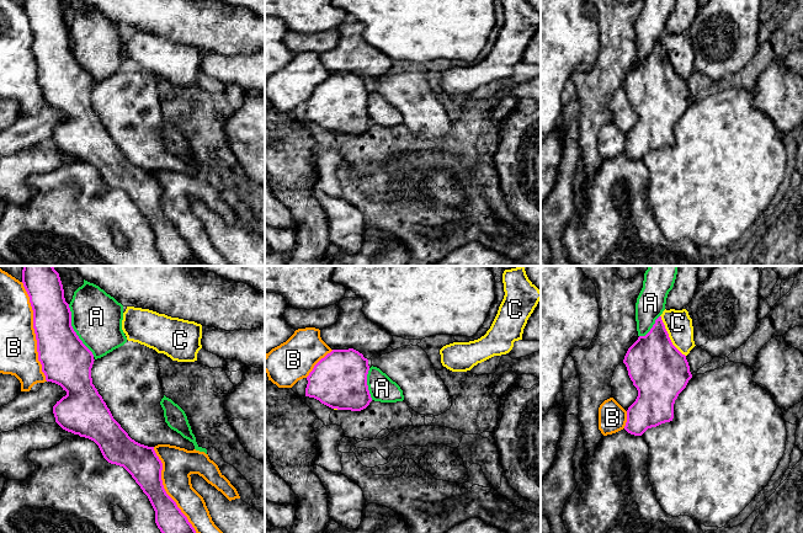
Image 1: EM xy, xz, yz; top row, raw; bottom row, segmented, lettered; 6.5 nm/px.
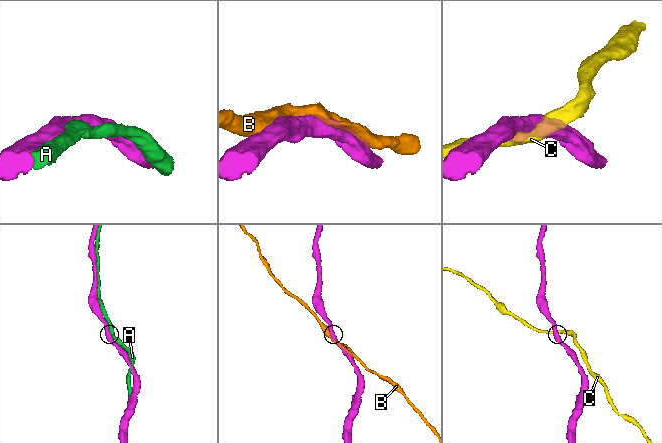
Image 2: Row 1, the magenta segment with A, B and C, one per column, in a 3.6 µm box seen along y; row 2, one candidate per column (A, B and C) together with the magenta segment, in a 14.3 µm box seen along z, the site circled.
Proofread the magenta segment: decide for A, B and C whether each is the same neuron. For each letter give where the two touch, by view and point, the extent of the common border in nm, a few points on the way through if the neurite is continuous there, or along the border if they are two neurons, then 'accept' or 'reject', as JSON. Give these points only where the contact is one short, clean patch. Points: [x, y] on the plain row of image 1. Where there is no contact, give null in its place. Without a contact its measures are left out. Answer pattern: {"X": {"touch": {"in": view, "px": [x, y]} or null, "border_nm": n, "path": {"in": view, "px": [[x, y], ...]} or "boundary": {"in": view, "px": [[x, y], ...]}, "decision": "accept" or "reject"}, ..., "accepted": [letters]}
{"A": {"touch": {"in": "xy", "px": [73, 54]}, "border_nm": 380, "decision": "accept"}, "B": {"touch": {"in": "xy", "px": [35, 56]}, "border_nm": 650, "decision": "reject"}, "C": {"touch": {"in": "yz", "px": [668, 60]}, "border_nm": 320, "boundary": {"in": "yz", "px": [[660, 40], [670, 65], [685, 80]]}, "decision": "reject"}, "accepted": ["A"]}

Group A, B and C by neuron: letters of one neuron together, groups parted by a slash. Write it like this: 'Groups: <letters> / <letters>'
Groups: A / B / C

